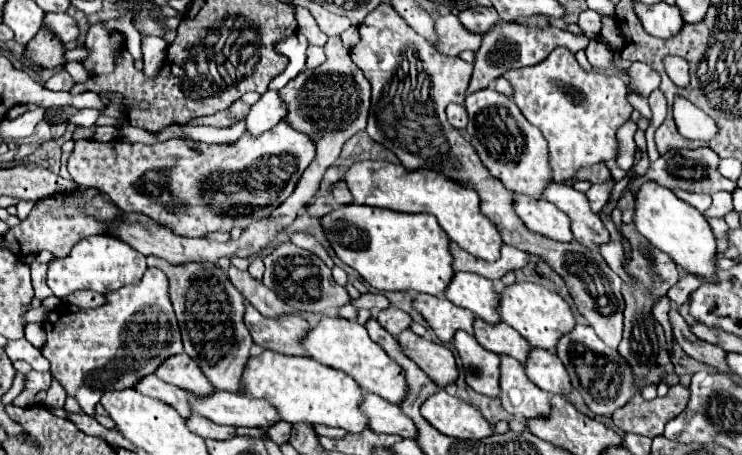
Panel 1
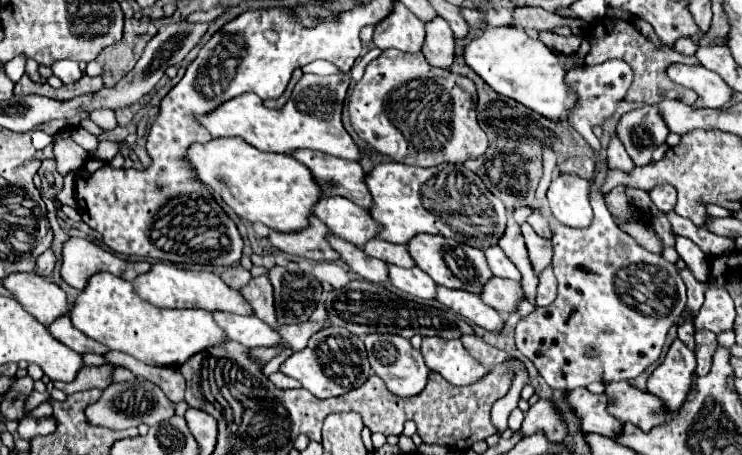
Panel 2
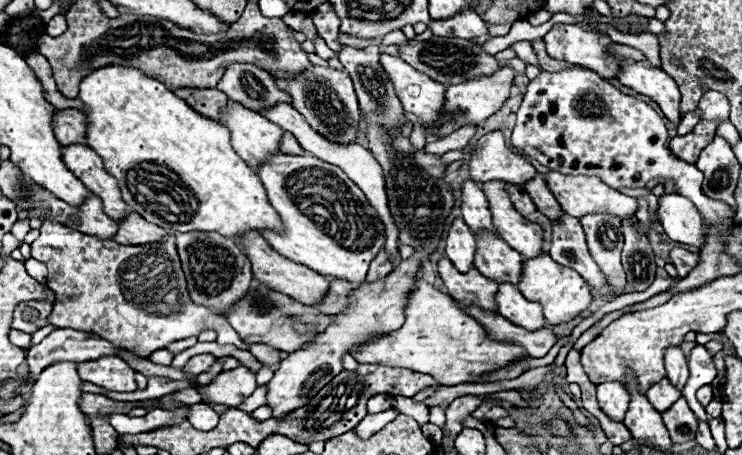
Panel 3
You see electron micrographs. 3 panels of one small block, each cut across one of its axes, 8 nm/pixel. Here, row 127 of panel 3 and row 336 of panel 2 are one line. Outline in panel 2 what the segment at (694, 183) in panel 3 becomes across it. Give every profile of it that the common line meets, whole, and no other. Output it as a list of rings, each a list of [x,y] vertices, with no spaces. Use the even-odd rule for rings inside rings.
[[[598,160],[598,170],[592,178],[590,200],[594,208],[594,220],[588,228],[568,228],[560,224],[548,210],[534,208],[532,212],[542,214],[552,228],[552,244],[554,244],[554,260],[552,268],[558,280],[558,296],[546,308],[536,308],[532,314],[522,318],[516,326],[516,346],[518,350],[536,366],[538,374],[546,380],[550,388],[558,390],[574,390],[580,386],[588,386],[590,382],[612,382],[612,380],[632,380],[642,374],[652,362],[658,360],[666,332],[672,324],[678,322],[686,306],[686,286],[678,276],[676,264],[668,264],[660,254],[652,254],[632,236],[628,236],[614,222],[612,214],[604,204],[602,184],[608,174],[608,164]]]

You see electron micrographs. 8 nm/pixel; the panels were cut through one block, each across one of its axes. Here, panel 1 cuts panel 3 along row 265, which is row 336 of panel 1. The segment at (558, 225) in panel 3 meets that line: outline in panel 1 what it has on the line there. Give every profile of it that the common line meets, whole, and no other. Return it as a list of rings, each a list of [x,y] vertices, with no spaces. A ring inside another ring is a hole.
[[[574,326],[568,334],[564,334],[556,344],[556,354],[564,362],[572,378],[572,386],[582,394],[586,406],[594,414],[610,416],[632,396],[632,372],[626,360],[618,356],[616,350],[608,348],[600,338],[596,338],[590,326]]]

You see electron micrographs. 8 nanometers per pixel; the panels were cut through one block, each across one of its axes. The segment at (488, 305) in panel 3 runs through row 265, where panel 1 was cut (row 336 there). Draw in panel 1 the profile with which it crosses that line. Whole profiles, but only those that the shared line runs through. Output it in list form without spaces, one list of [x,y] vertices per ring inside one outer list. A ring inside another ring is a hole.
[[[416,294],[412,306],[424,316],[424,320],[430,324],[430,328],[442,342],[450,342],[456,330],[466,330],[468,334],[472,334],[472,312],[452,304],[444,296]]]

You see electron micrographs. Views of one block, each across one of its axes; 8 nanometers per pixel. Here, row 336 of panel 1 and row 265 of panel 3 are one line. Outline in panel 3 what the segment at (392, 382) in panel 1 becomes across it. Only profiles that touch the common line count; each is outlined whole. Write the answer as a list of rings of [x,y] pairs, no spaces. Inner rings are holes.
[[[276,154],[256,174],[262,178],[270,204],[284,222],[282,234],[262,232],[272,248],[322,276],[346,280],[356,286],[364,284],[370,262],[384,248],[386,228],[362,190],[338,166],[320,162],[310,154]]]

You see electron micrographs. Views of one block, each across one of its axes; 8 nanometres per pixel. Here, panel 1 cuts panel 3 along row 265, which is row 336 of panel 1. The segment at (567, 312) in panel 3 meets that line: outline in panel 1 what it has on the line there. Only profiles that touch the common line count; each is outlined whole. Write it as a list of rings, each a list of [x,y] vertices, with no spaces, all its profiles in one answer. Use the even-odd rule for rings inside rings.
[[[514,282],[506,286],[500,292],[498,312],[500,312],[500,320],[510,324],[514,330],[518,330],[532,346],[546,348],[546,350],[554,350],[556,340],[564,332],[570,332],[576,324],[570,306],[556,292],[550,292],[534,282]]]

